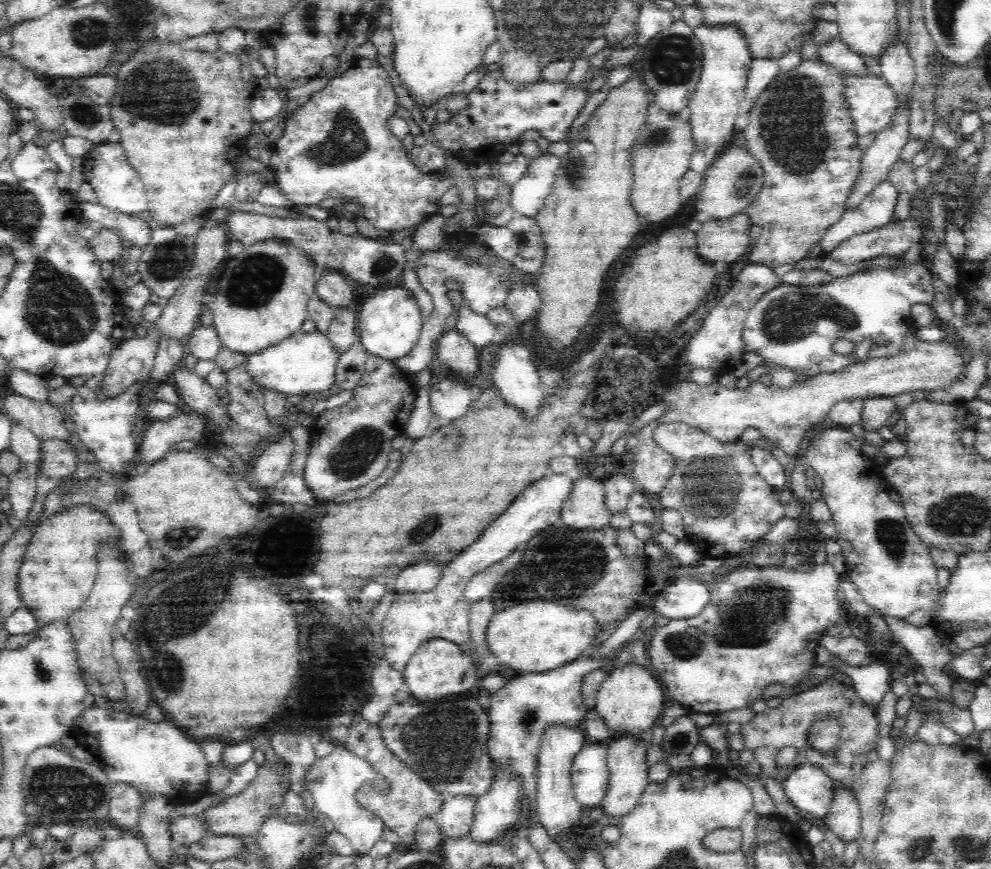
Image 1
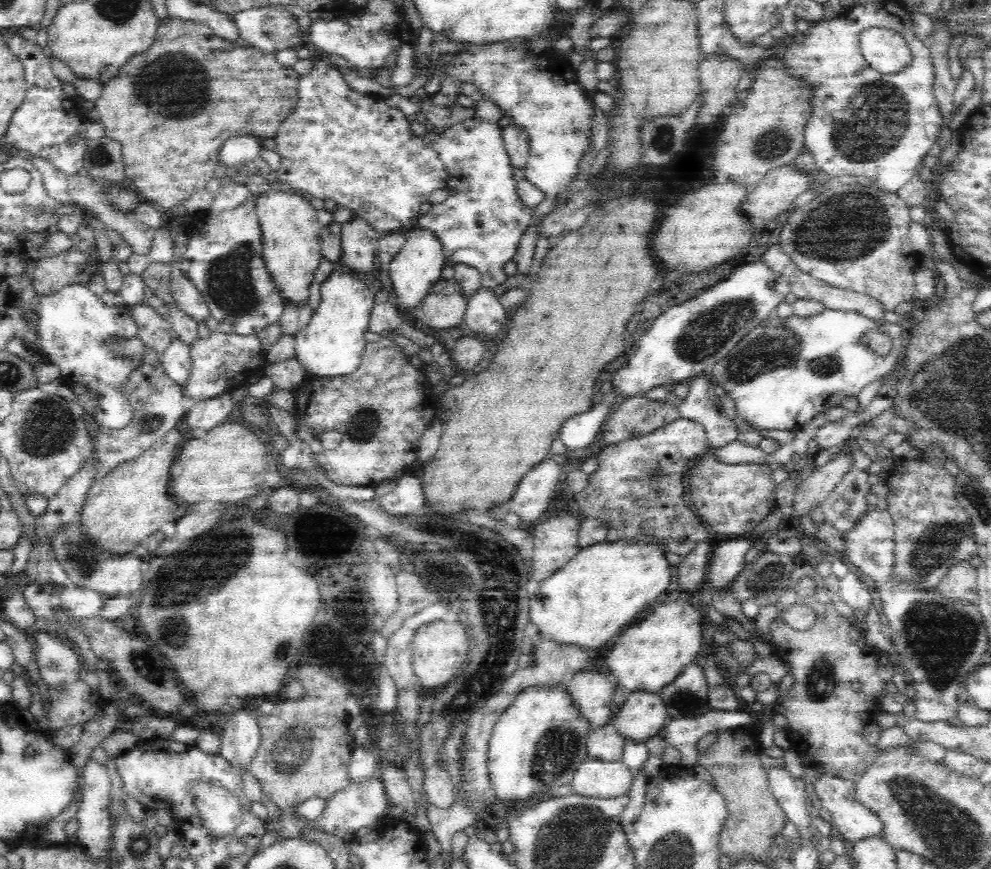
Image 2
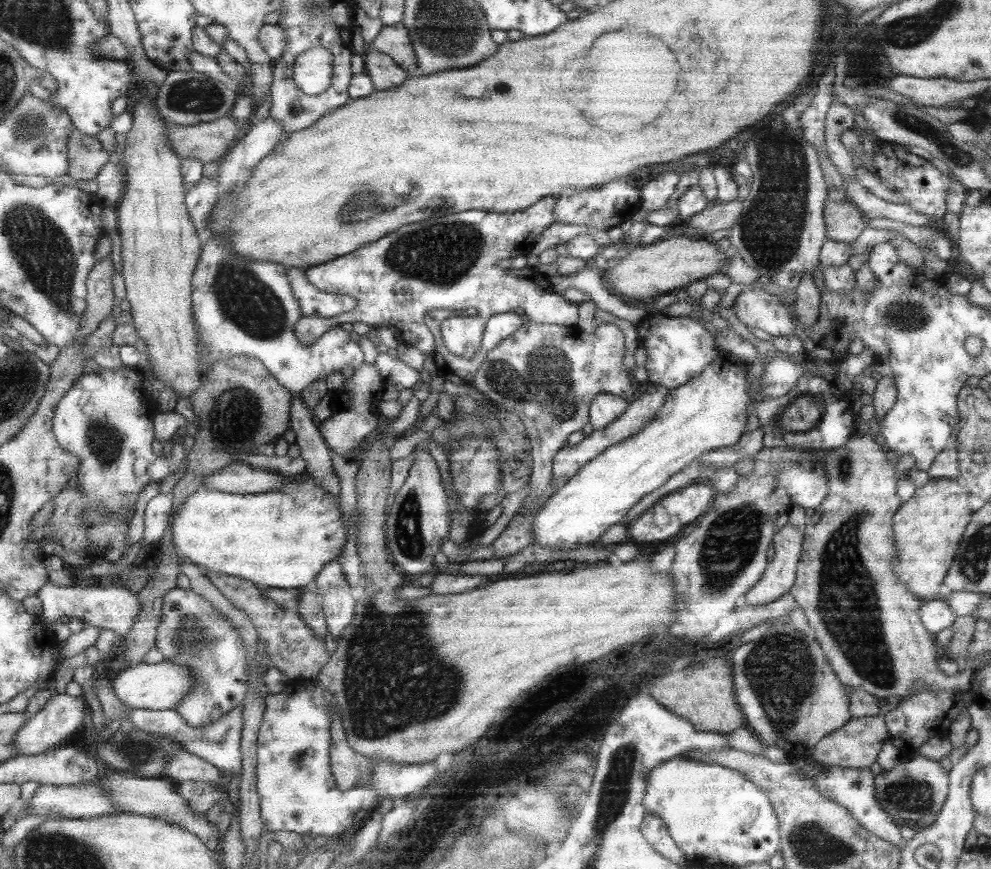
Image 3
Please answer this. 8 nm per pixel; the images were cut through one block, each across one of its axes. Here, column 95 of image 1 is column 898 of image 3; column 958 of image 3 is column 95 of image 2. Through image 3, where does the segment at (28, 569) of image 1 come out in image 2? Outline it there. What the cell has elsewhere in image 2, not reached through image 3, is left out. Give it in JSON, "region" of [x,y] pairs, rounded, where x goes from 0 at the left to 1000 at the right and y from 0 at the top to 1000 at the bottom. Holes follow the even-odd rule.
{"region":[[[183,490],[174,493],[157,506],[149,519],[124,532],[98,554],[95,562],[92,559],[79,597],[96,626],[117,638],[133,635],[135,626],[143,626],[143,621],[161,610],[165,601],[176,601],[184,594],[178,591],[182,581],[172,573],[170,556],[180,513],[186,506],[186,494]]]}

